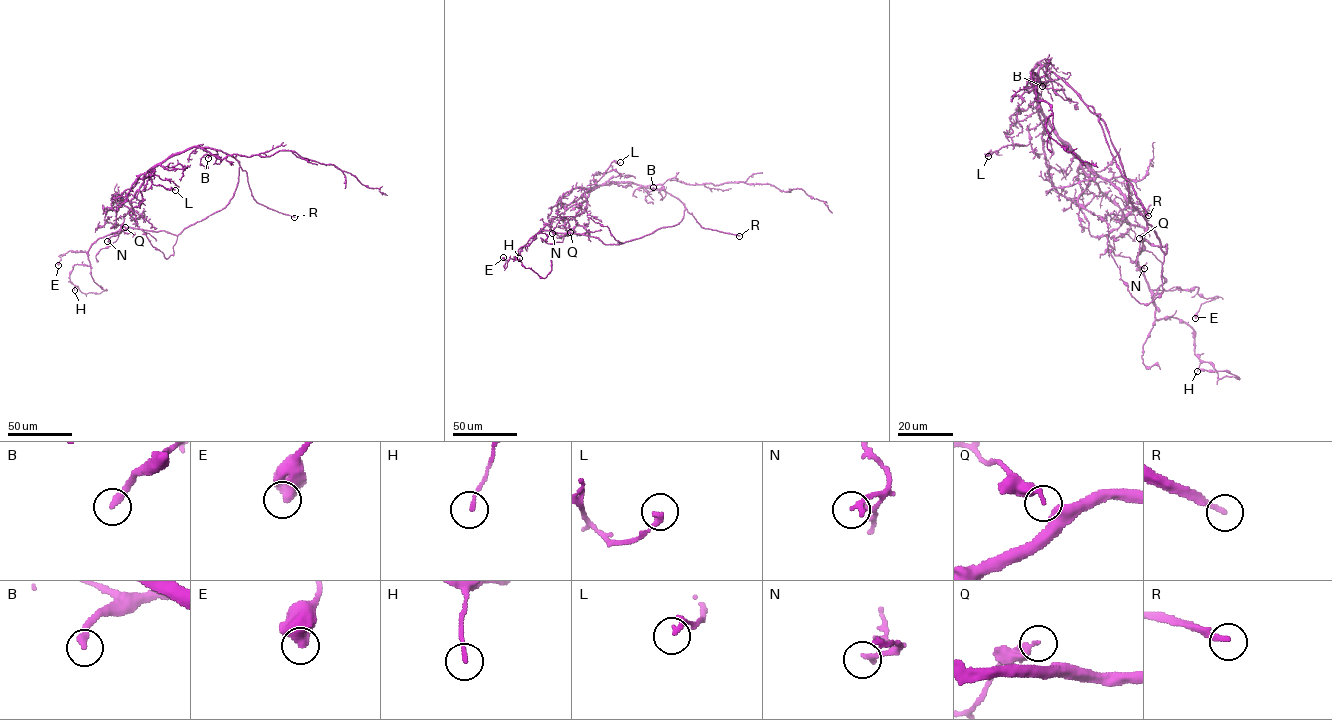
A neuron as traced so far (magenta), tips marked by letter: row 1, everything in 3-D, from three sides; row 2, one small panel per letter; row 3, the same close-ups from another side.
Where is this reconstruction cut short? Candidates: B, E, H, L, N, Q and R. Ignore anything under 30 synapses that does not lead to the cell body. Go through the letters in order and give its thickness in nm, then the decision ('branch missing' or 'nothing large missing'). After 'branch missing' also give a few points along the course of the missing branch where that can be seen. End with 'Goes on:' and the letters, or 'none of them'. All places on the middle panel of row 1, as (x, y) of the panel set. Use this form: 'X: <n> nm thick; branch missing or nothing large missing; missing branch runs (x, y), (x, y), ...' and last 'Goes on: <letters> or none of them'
B: 300 nm thick; branch missing; missing branch runs (653, 187), (628, 166), (630, 161), (635, 162)
E: 750 nm thick; nothing large missing
H: 140 nm thick; nothing large missing
L: 200 nm thick; nothing large missing
N: 220 nm thick; nothing large missing
Q: 180 nm thick; nothing large missing
R: 220 nm thick; branch missing; missing branch runs (739, 236), (764, 239), (816, 234), (864, 246), (871, 242), (877, 249), (870, 246), (863, 250)
Goes on: B, R

